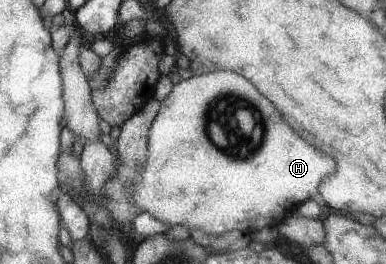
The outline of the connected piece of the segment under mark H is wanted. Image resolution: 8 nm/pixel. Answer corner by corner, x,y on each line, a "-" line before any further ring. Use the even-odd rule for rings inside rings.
216,70
210,73
194,75
188,79
180,80
179,83
173,85
170,94
160,102
160,109
150,126
150,135
148,138
148,155
144,159
144,165
142,169
138,171
140,173
140,181
135,183
134,193
132,193
132,199
136,203
136,207
142,212
152,213
154,219
158,217
158,221
166,223
174,227
174,225
180,225
180,227
188,227
189,232
196,231
196,229
202,229
204,233
208,235
222,235
226,231
232,231
238,229
246,234
254,233
266,225
276,226
280,224
286,216
291,215
292,211
304,203
307,199
319,193
322,181
325,177
332,175
336,170
336,162
332,157
322,153
319,147
310,145
306,139
302,139
292,127
290,123
286,123
282,119
282,115
278,113
278,109
266,99
260,95
260,91
248,81
244,79
242,75
234,73
234,71
222,71

